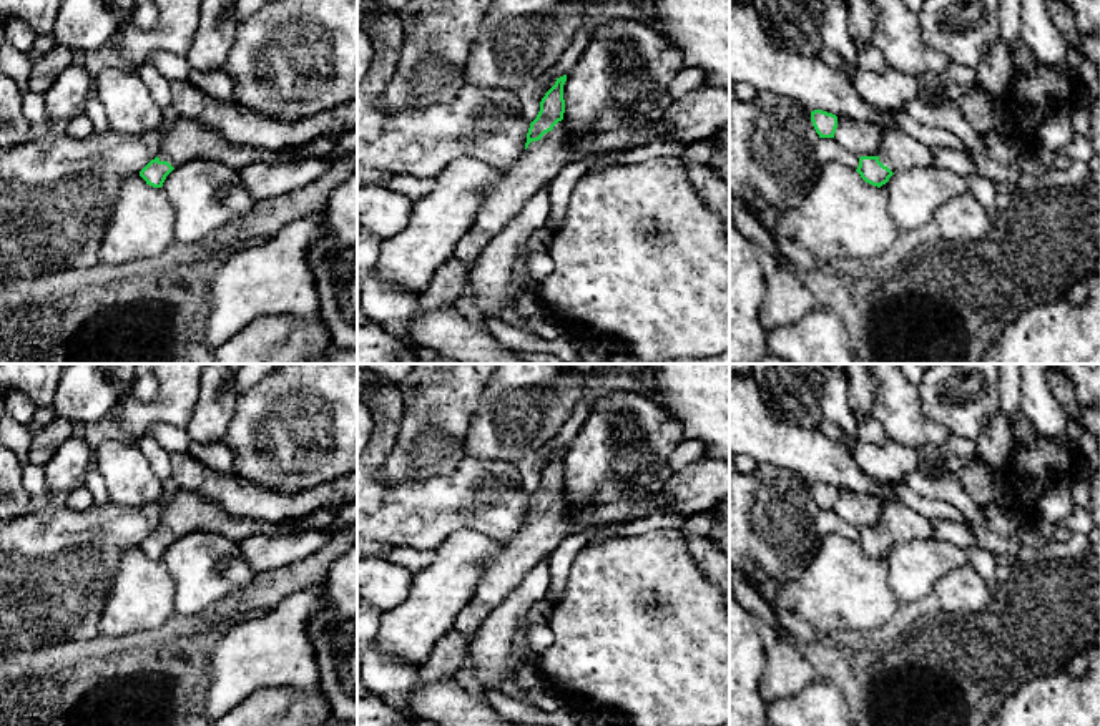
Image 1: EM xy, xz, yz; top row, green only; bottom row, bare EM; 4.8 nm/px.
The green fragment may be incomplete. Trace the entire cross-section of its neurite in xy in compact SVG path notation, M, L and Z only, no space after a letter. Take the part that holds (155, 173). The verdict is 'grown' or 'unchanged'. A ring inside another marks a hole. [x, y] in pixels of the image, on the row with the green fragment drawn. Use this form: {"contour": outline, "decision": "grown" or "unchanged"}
{"contour": "M178 118L171 125L166 125L160 155L140 171L140 176L146 184L161 188L166 176L174 168L193 159L219 161L239 169L253 163L273 163L279 161L282 156L291 158L299 148L301 146L284 146L271 150L234 143L194 120Z", "decision": "grown"}

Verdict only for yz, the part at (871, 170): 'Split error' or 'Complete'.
Split error

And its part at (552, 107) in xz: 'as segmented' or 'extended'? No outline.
extended

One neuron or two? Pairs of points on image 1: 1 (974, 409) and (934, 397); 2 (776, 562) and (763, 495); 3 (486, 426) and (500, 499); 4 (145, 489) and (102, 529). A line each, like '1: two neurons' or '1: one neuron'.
1: one neuron
2: one neuron
3: two neurons
4: two neurons

